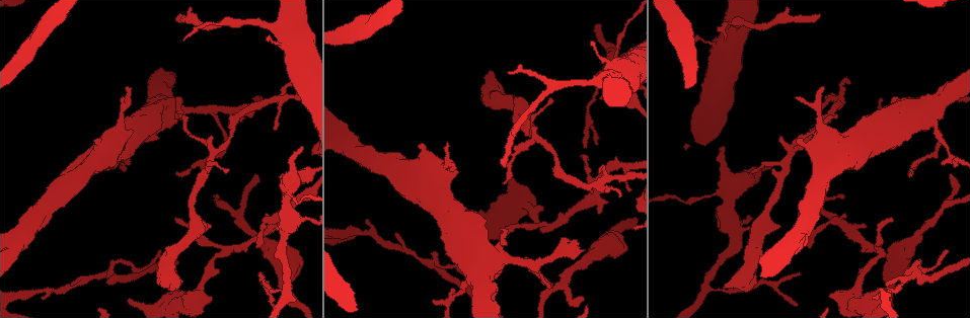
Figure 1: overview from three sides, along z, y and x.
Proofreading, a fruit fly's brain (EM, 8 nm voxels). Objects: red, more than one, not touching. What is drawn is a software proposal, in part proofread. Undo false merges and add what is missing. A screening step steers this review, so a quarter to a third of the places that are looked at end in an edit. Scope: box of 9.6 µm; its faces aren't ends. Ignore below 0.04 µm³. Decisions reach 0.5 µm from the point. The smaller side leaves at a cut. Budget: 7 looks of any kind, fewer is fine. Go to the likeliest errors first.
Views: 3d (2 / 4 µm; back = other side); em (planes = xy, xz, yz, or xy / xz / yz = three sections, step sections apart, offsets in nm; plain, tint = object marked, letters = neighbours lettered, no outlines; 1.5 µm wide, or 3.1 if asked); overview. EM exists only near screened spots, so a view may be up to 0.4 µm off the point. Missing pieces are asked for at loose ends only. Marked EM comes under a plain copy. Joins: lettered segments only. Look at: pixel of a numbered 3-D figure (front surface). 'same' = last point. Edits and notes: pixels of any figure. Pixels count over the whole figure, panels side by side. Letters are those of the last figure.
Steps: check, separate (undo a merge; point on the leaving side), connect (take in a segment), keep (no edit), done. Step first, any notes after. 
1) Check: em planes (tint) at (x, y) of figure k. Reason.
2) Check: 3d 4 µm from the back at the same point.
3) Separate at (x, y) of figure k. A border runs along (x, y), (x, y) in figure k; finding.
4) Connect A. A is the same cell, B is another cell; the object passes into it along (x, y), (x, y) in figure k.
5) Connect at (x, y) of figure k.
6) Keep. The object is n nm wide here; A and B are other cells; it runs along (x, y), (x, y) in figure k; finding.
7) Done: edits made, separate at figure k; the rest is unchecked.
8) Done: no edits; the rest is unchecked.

Check: 3d 4 µm at (949, 176) of figure 1. An open end.

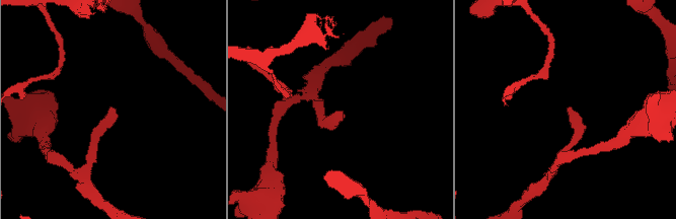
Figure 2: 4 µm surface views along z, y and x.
Check: em xz step 8 (letters) at (335, 111) of figure 2.

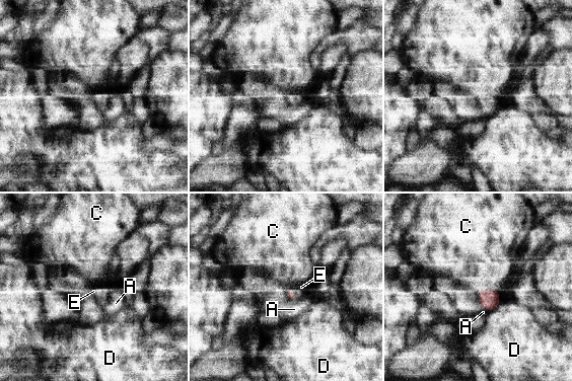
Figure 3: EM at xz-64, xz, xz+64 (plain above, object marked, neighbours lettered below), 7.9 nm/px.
Connect E. The longest contact is with C, 160 nm; E is the same cell, A, C and D are other cells; the object passes into it along (292, 297), (294, 295), (299, 292) in figure 3; it goes on there.

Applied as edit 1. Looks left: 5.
Check: 3d 4 µm at (587, 146) of figure 1. Thin end.

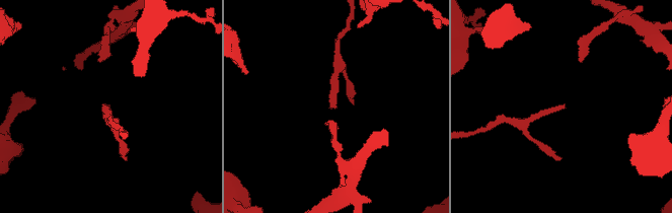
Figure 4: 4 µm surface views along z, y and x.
Check: em planes (tint) at (565, 105) of figure 4. Now the EM.

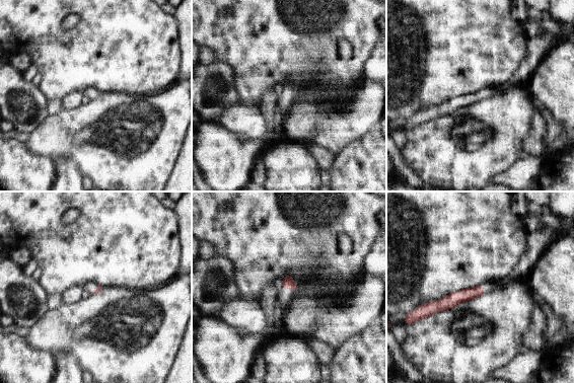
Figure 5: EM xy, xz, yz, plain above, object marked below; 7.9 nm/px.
Check: em planes (letters) at the same point.

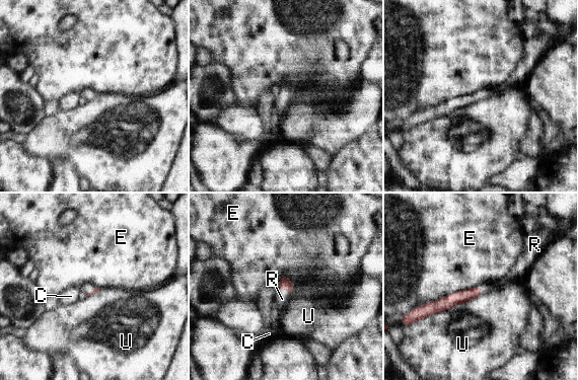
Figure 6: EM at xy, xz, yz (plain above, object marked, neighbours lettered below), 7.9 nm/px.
Connect R. R is the same cell, C, E and U are other cells; it goes on there.

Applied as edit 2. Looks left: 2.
Check: overview.

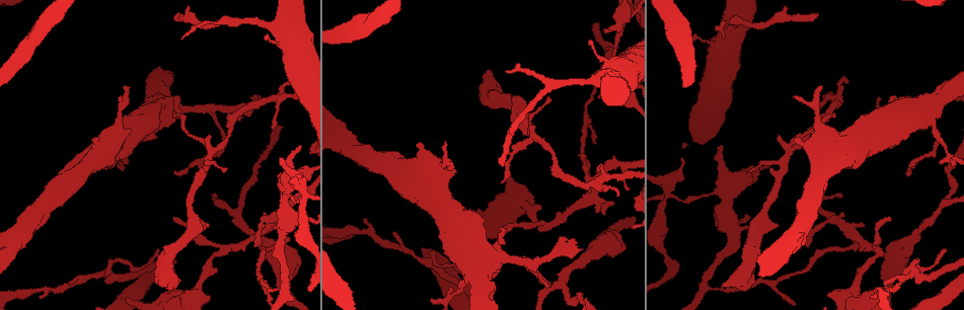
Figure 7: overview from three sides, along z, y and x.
Check: em planes (letters) at (432, 298) of figure 7. An open end.

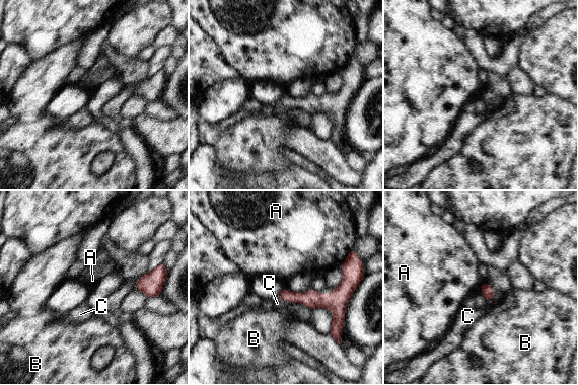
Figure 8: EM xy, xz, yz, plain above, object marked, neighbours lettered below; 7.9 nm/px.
Keep. A, B and C are other cells; a border runs along (348, 253), (340, 267) in figure 8; no lettered segment goes on from it.

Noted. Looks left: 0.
Done: edits made, connect at figure 3, connect at figure 6; the rest is unchecked.

